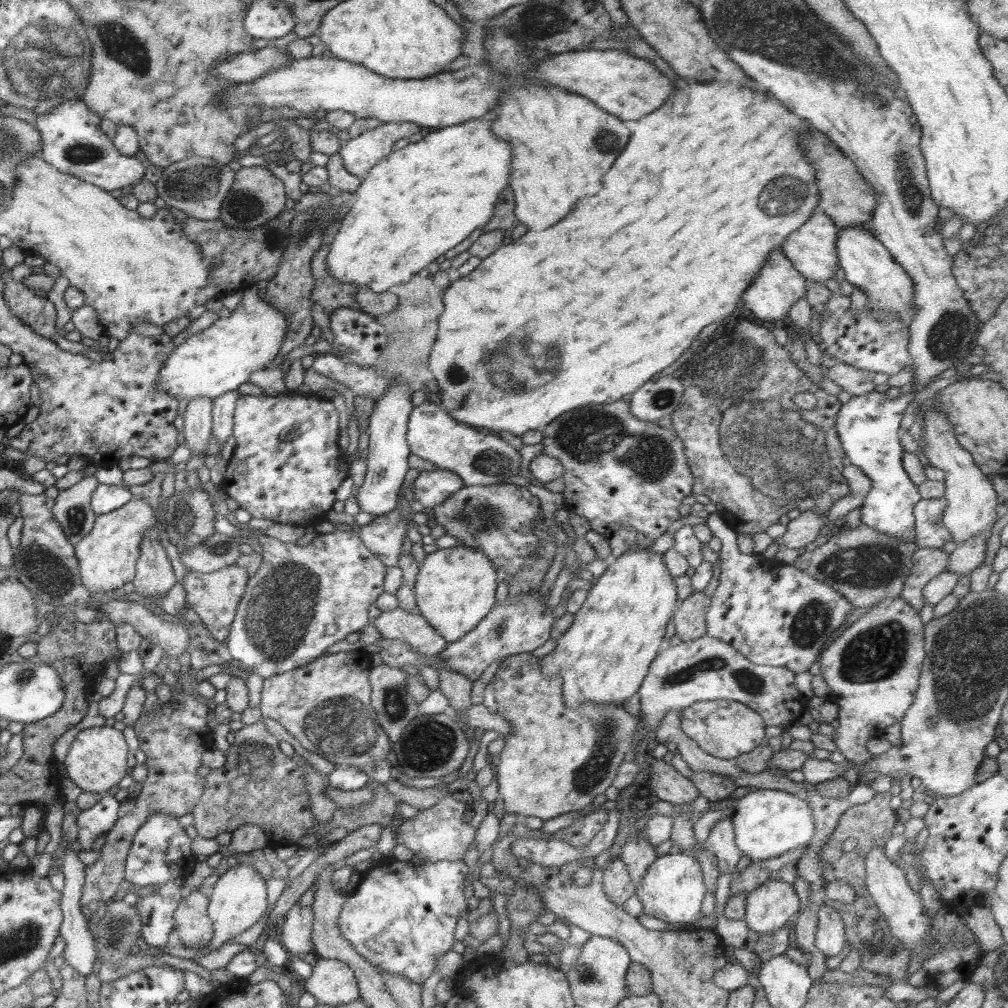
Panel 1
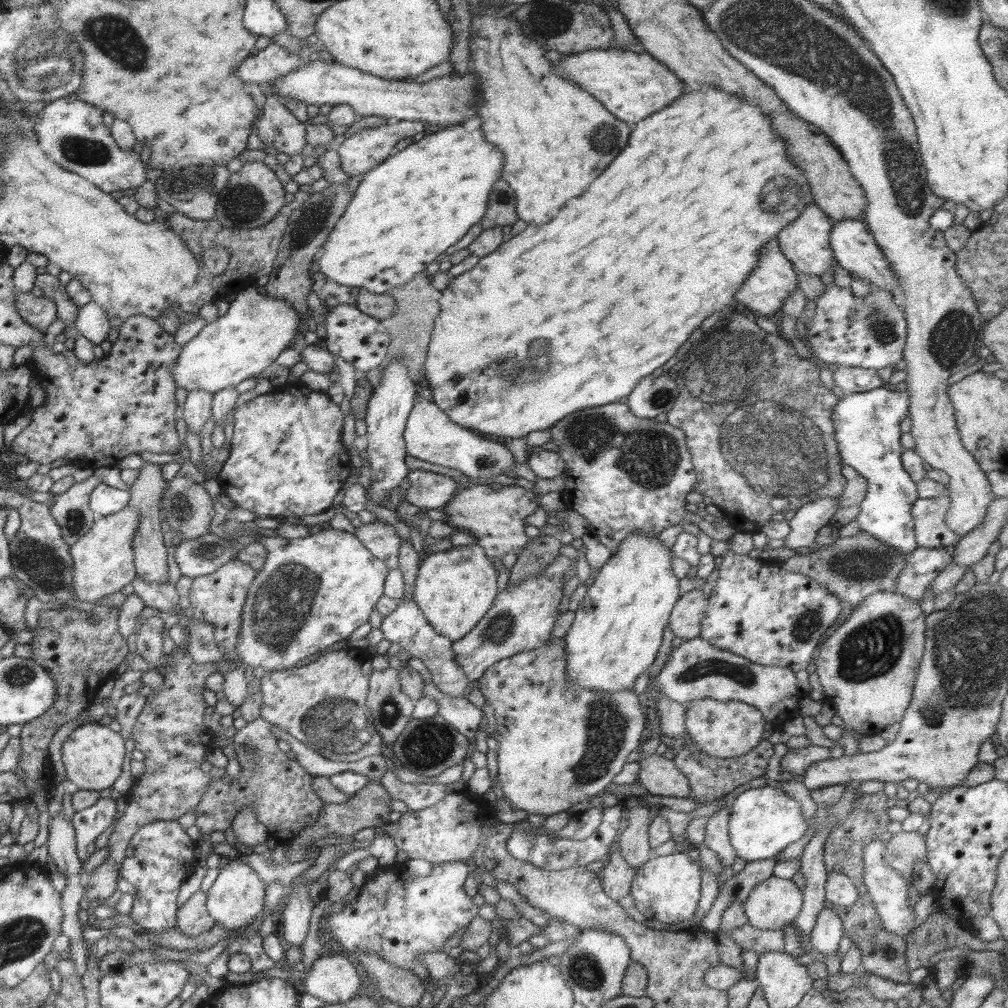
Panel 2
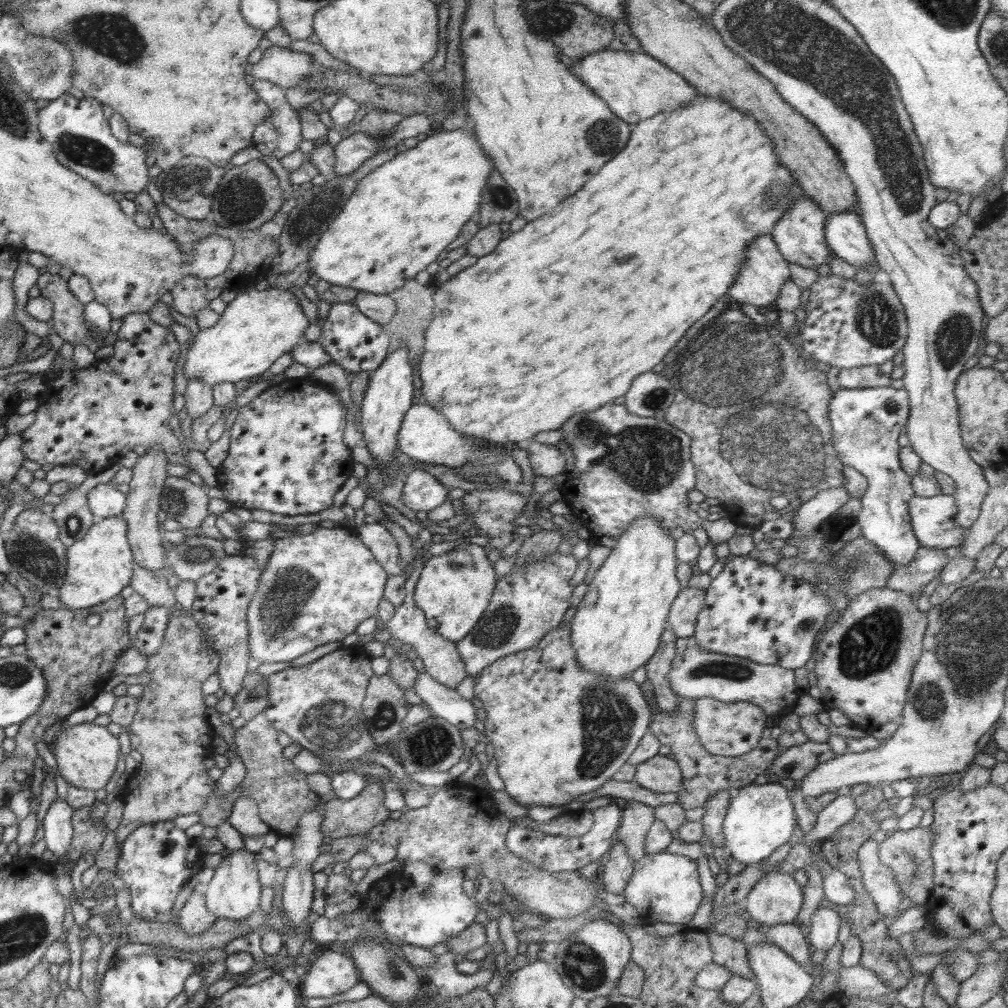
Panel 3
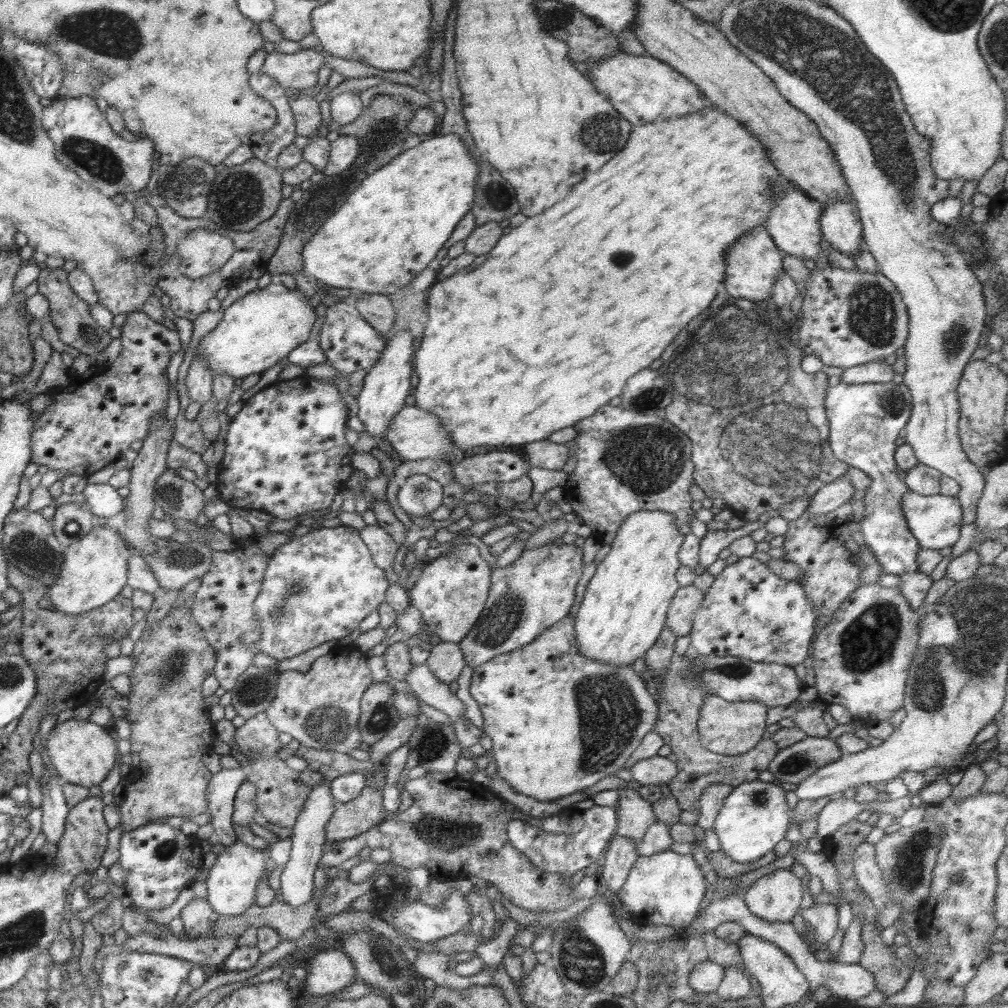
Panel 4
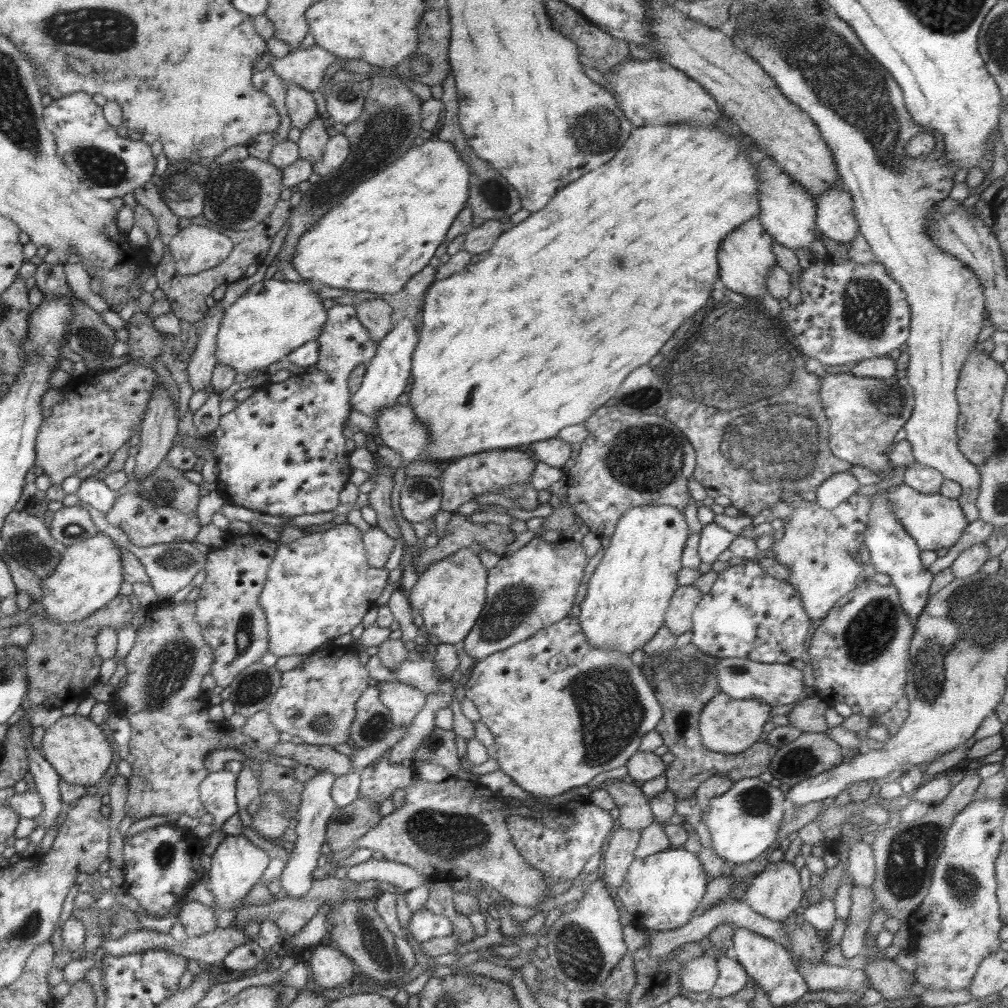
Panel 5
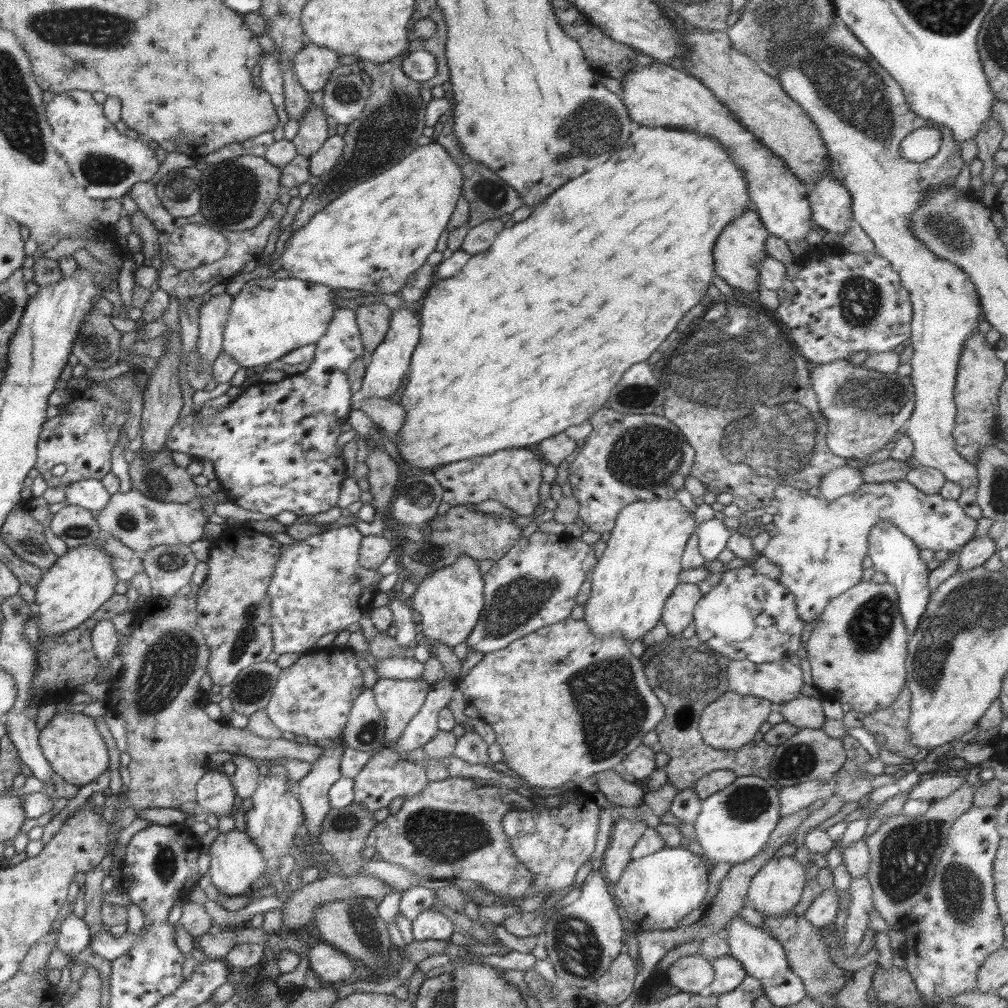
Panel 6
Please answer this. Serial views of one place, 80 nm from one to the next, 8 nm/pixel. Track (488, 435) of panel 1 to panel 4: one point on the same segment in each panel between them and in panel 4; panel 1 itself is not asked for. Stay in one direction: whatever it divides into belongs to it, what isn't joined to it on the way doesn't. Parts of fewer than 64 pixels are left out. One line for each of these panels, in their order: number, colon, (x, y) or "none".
2: (430, 436)
3: (425, 435)
4: (416, 434)

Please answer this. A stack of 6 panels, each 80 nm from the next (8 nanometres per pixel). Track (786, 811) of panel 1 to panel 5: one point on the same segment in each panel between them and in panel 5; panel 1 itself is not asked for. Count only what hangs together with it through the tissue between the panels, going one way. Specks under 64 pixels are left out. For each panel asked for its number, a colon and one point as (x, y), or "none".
2: (762, 821)
3: (760, 818)
4: (754, 817)
5: (743, 822)

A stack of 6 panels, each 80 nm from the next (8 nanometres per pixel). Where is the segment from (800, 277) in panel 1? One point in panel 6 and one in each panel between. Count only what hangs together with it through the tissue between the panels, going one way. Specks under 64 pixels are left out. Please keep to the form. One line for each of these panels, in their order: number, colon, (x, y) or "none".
2: (774, 277)
3: (765, 270)
4: (754, 262)
5: (745, 257)
6: (738, 252)

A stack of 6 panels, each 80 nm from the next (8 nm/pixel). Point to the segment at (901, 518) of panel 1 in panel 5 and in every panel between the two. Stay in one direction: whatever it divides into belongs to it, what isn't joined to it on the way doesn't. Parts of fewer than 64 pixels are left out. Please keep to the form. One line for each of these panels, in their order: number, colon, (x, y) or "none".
2: (866, 425)
3: (866, 423)
4: (865, 420)
5: (865, 414)

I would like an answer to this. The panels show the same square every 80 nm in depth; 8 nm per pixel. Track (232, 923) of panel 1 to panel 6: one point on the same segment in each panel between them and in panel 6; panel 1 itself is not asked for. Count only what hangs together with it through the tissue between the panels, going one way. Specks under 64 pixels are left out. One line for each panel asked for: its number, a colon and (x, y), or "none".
2: (236, 899)
3: (234, 892)
4: (232, 883)
5: (238, 865)
6: (236, 863)

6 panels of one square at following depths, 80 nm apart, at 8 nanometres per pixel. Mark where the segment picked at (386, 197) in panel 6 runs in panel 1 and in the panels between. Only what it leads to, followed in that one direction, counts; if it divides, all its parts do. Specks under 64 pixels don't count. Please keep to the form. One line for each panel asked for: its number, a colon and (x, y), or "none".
1: (384, 239)
2: (406, 211)
3: (422, 196)
4: (409, 207)
5: (379, 237)

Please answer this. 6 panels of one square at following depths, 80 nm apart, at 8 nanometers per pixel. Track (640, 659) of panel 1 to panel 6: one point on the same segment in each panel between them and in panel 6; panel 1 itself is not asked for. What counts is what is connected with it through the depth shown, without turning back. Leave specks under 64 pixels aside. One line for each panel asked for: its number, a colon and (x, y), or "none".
2: (617, 631)
3: (618, 624)
4: (624, 609)
5: (628, 593)
6: (640, 566)

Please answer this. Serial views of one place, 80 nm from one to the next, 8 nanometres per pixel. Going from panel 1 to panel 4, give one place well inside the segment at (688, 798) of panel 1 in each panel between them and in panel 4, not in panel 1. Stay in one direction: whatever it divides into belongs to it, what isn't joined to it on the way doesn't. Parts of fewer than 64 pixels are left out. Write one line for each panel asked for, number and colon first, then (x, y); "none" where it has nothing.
2: (660, 776)
3: (659, 774)
4: (657, 770)

